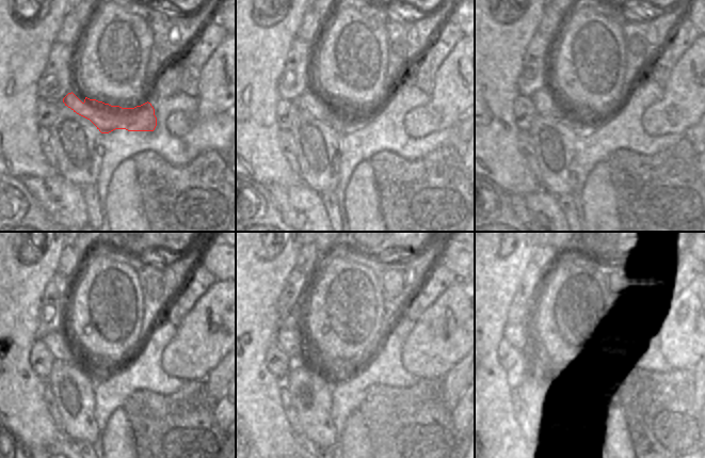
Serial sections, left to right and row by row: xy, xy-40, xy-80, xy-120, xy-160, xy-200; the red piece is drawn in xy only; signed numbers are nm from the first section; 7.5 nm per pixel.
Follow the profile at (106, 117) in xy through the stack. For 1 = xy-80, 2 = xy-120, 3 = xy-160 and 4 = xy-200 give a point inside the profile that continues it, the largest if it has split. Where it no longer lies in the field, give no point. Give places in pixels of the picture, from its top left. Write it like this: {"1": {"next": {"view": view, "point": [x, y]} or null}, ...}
{"1": {"next": {"view": "xy-80", "point": [546, 104]}}, "2": {"next": {"view": "xy-120", "point": [63, 344]}}, "3": {"next": {"view": "xy-160", "point": [292, 342]}}, "4": {"next": {"view": "xy-200", "point": [526, 340]}}}

